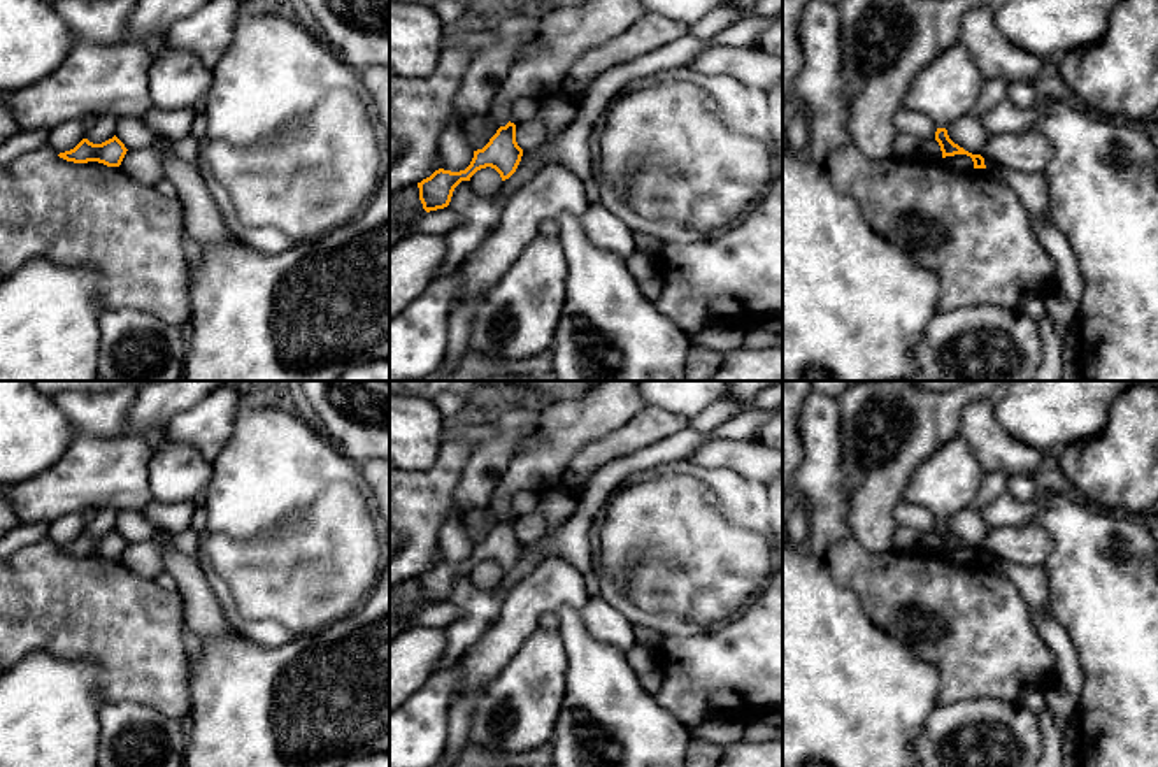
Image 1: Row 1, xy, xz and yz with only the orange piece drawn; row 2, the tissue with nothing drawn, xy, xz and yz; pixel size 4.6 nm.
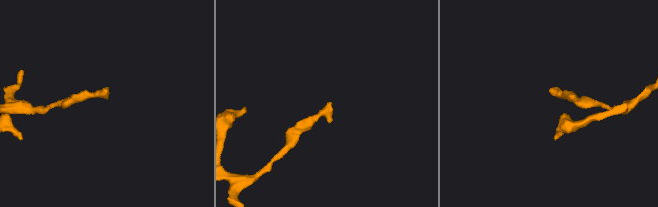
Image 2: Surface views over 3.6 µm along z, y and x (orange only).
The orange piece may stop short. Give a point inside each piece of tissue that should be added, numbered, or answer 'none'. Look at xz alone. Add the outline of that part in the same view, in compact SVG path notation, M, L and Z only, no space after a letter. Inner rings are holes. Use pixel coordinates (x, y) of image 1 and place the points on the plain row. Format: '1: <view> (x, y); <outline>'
1: xz (523, 502); M519 491L512 497L509 505L509 514L518 518L521 514L532 513L540 504L539 491Z

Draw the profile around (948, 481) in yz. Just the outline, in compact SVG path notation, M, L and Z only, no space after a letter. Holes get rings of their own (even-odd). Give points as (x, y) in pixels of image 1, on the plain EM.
M956 435L914 469L902 500L926 507L946 521L976 498L984 472L969 442Z

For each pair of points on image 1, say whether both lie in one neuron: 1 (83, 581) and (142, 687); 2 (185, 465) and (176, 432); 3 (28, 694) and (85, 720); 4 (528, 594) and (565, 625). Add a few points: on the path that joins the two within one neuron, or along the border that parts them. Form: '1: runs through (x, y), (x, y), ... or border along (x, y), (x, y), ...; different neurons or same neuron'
1: runs through (102, 608), (137, 643), (142, 660); same neuron
2: border along (164, 439), (174, 444), (193, 446), (211, 464); different neurons
3: runs through (42, 708), (55, 720), (71, 720); same neuron
4: border along (578, 608), (562, 606), (555, 613); different neurons

